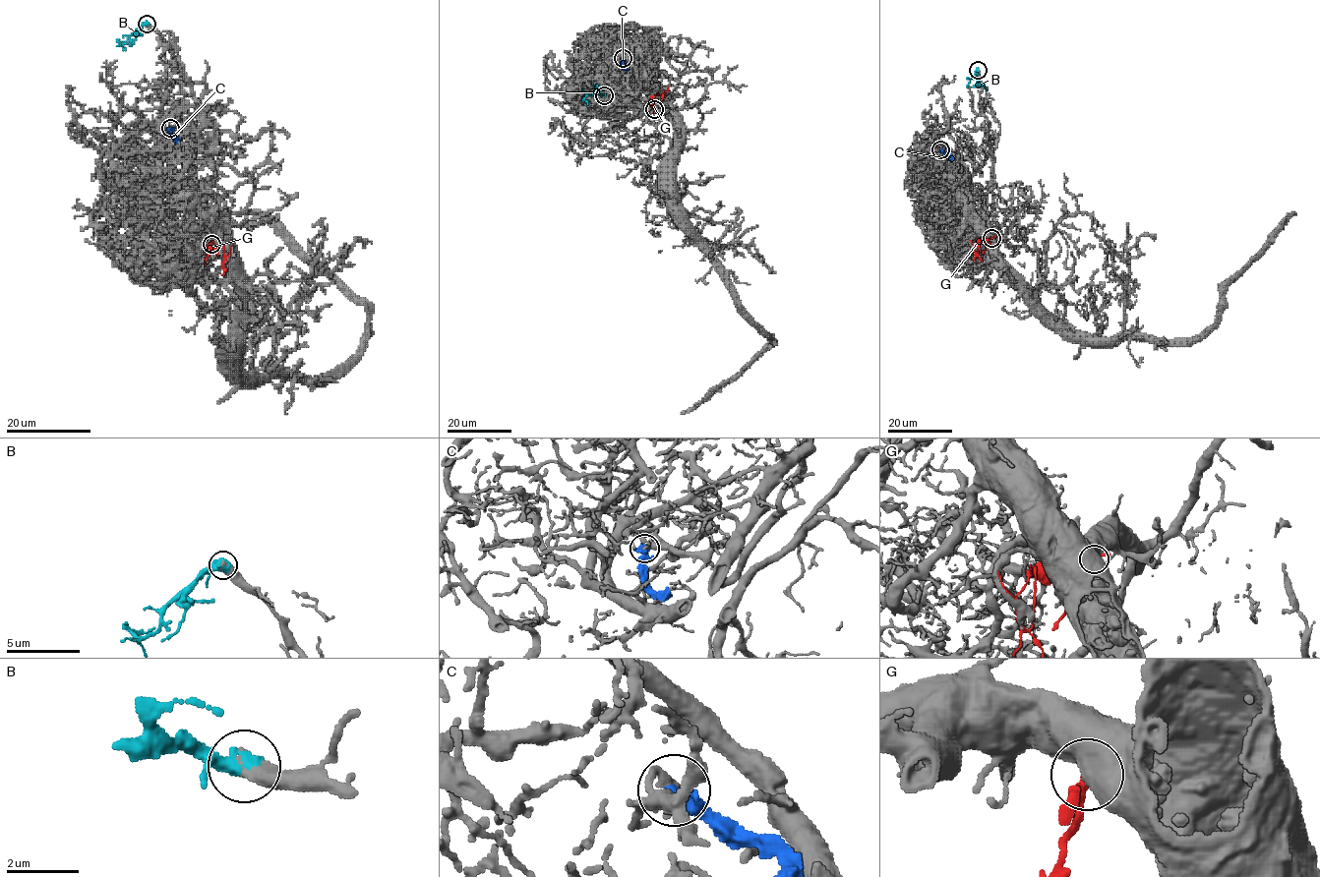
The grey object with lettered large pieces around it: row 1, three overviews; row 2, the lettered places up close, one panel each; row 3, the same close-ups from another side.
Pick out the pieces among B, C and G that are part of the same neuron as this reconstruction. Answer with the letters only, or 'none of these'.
B

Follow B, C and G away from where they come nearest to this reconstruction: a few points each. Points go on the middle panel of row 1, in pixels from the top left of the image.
B: (605, 95), (587, 95), (584, 99), (587, 104)
C: (622, 58), (622, 65), (627, 70)
G: (654, 109), (652, 99), (656, 95), (664, 95), (669, 87)

